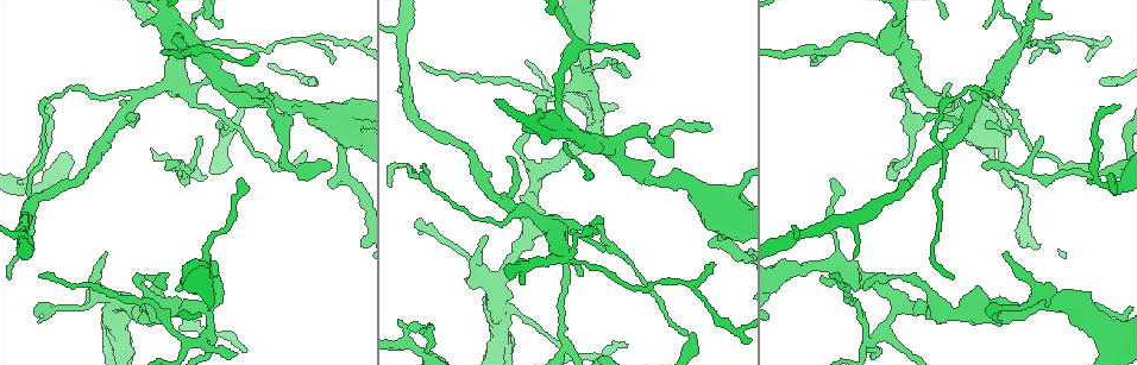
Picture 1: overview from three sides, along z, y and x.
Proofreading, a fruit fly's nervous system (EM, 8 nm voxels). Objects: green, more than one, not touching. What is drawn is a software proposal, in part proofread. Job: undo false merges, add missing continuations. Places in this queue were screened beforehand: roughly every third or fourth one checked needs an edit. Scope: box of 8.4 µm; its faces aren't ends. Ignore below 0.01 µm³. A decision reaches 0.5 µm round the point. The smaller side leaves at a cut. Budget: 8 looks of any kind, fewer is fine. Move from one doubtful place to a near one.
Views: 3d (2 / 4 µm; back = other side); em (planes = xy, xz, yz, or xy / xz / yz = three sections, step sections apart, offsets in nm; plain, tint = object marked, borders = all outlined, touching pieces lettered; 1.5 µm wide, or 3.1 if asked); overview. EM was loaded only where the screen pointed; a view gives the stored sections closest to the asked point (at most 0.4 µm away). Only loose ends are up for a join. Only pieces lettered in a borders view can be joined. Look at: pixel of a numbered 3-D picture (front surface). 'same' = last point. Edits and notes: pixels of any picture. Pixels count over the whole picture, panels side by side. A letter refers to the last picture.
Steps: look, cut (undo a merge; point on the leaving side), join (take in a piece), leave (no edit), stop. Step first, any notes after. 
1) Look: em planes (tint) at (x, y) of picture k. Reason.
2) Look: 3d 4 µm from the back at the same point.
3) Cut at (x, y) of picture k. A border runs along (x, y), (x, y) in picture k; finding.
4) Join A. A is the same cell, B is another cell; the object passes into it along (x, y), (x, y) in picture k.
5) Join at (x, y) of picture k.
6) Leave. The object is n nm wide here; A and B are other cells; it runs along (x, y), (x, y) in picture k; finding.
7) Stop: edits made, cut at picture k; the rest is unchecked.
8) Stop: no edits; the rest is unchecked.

Look: 3d 2 µm at (994, 81) of picture 1. Three-way junction.

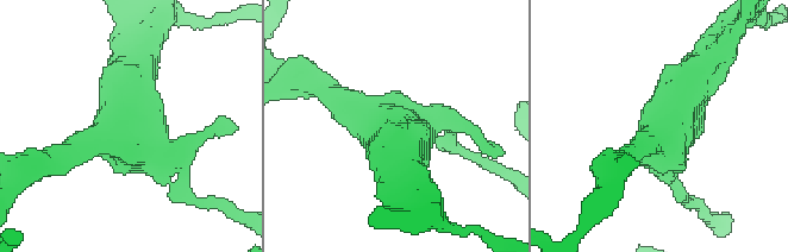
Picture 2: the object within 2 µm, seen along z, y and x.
Look: em planes (plain) at (127, 124) of picture 2. Need the tissue.

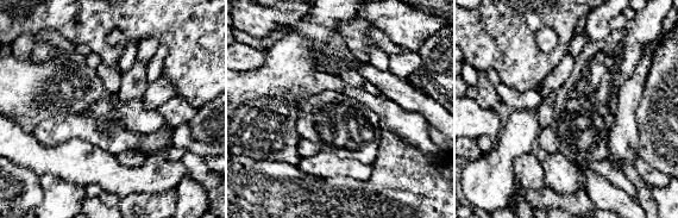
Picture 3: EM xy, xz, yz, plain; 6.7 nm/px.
Look: em planes (borders) at the same point.

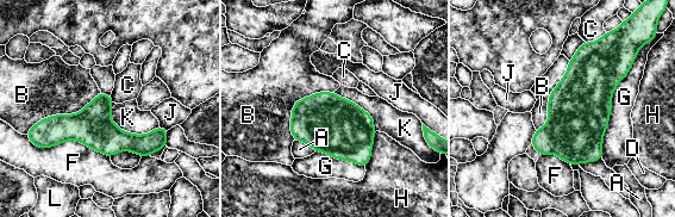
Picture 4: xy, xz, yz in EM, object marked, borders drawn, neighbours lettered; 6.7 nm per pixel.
Leave. A, B, C, D, F, G, H, J, K and L are other cells; a border runs along (295, 140), (307, 143), (314, 152) in picture 4; one cell here.

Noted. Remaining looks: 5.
Look: em planes (tint) at (900, 163) of picture 1.

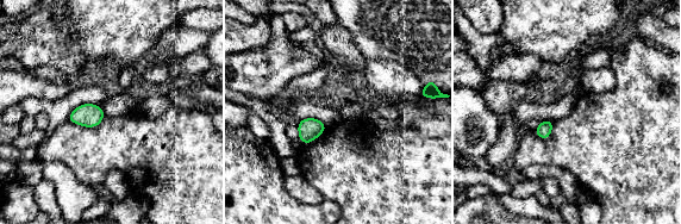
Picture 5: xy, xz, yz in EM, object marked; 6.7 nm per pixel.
Look: em planes (borders) at the same point. What lies round it.

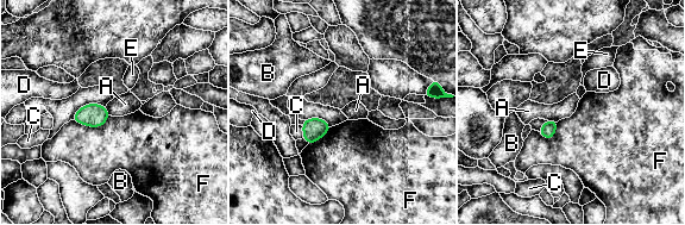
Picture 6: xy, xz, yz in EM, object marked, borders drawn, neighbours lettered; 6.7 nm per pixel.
Leave. The object is 150 nm wide here; A, B, C, D, E and F are other cells; a border runs along (110, 116), (100, 126), (73, 119) in picture 6; one cell here.

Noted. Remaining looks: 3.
Look: 3d 2 µm at (575, 48) of picture 1. Arms part here.

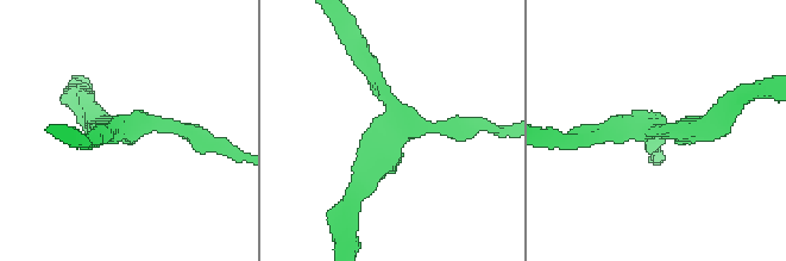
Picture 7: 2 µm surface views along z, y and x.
Look: em yz step 8 (borders) at (400, 134) of picture 7. 3 arms meet here.

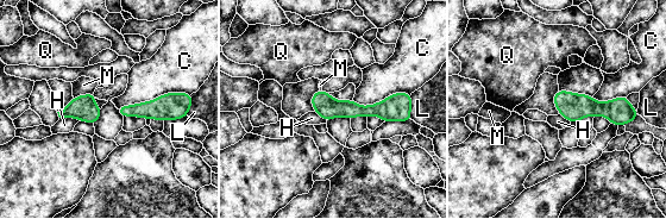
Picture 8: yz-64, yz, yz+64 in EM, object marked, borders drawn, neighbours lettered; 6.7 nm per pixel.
Look: em planes (borders) at the same point.

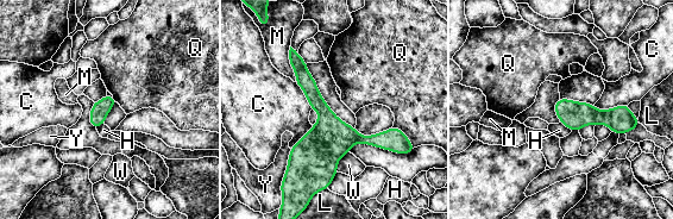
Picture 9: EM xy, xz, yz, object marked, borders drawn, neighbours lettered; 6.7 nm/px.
Leave. C, H, L, M, Q, W and Y are other cells; a border runs along (627, 104), (609, 110), (592, 105) in picture 9; continuous, no second cell.

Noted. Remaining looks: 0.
Stop: no edits; the rest is unchecked.

